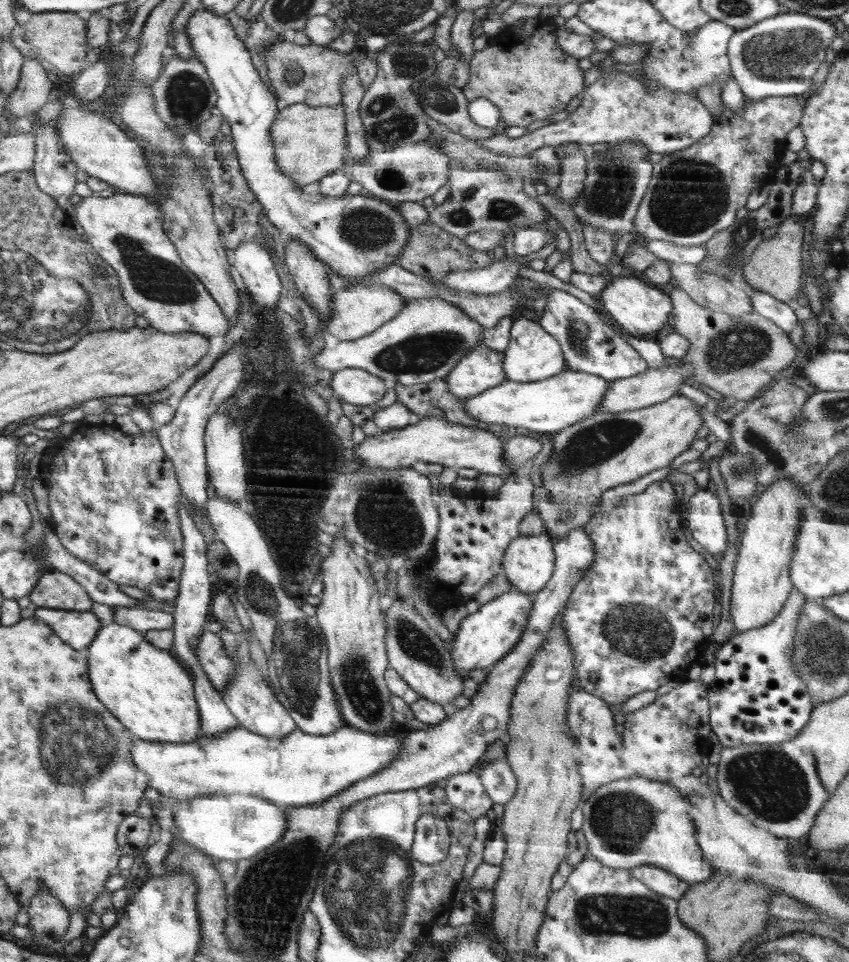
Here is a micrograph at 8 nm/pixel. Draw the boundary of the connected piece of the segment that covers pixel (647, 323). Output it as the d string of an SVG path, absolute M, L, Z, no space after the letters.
M641 275L613 277L606 288L598 294L597 299L605 308L604 312L625 333L643 338L644 334L656 334L668 322L668 316L673 307L670 298L662 294L658 288L652 288L646 282L642 282Z

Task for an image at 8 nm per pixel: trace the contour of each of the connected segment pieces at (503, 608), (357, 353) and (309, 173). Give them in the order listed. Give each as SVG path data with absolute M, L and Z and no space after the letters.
M510 590L491 602L481 605L474 614L468 615L458 628L451 645L453 667L459 672L470 672L494 665L508 655L520 643L525 634L535 596L526 592Z
M430 295L426 298L418 298L407 302L393 319L390 319L388 323L383 324L369 335L362 336L361 339L339 341L333 348L324 345L311 358L311 363L315 368L325 368L331 370L332 373L344 368L361 368L366 372L373 373L376 377L380 377L382 381L389 385L430 383L448 377L461 358L464 358L478 344L481 344L483 338L484 328L477 320L458 308L457 304Z
M297 103L282 110L270 130L270 137L274 141L274 157L277 158L282 175L290 177L302 187L344 169L346 166L344 143L349 143L346 119L346 107L342 104L338 107L312 108Z

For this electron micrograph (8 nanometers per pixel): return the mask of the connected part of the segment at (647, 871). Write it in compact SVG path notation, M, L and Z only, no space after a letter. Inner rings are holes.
M642 865L641 867L631 868L629 871L638 880L653 889L654 892L677 901L692 885L674 873L654 865Z

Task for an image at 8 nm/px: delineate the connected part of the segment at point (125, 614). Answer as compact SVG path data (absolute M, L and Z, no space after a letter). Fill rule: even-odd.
M116 607L113 612L116 623L128 625L144 634L148 630L172 629L174 624L173 614L161 609L144 610L142 608Z

